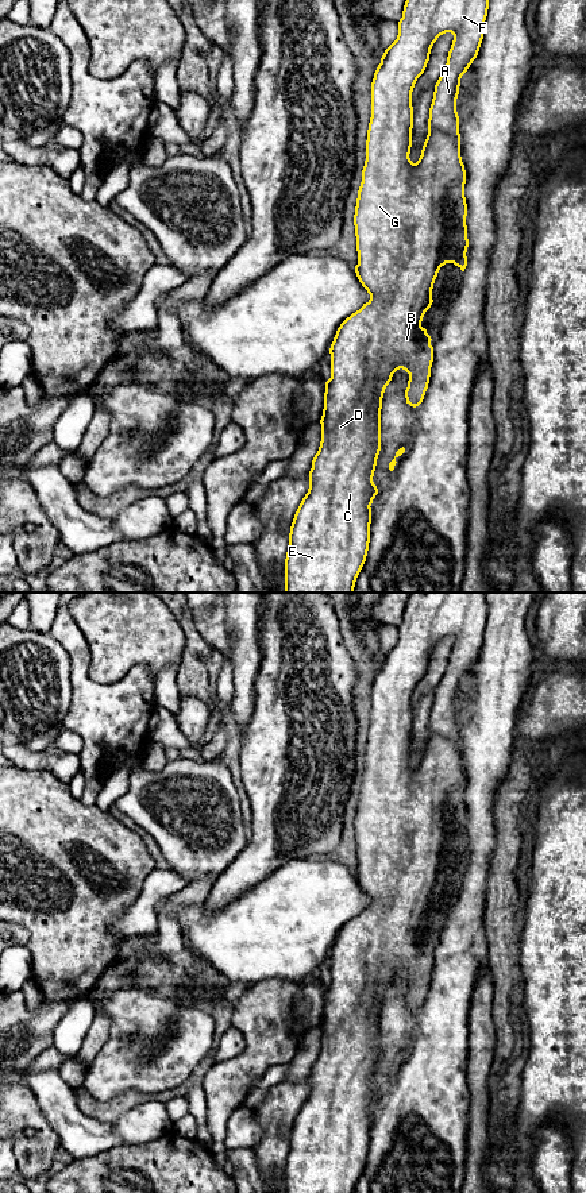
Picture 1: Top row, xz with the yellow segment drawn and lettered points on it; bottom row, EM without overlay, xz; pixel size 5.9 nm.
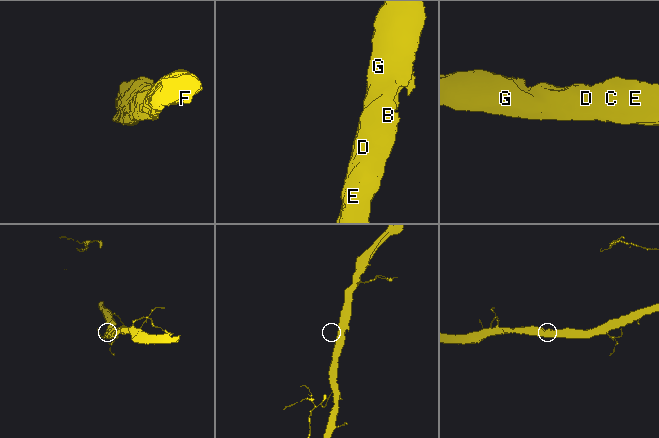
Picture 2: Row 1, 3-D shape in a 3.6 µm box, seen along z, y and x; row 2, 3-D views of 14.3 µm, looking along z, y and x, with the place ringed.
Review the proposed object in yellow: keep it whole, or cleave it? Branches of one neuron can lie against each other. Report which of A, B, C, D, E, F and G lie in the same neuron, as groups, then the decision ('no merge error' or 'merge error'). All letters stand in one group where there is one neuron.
A B C D E F G | no merge error

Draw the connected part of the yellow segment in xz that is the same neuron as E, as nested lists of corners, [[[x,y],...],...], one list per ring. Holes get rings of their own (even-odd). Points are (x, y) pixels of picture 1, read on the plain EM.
[[[410,592],[406,606],[402,615],[402,622],[398,626],[398,640],[397,644],[385,655],[381,668],[378,669],[374,683],[371,687],[371,722],[367,734],[366,745],[366,765],[362,775],[362,787],[358,795],[354,830],[356,841],[356,856],[358,856],[358,869],[355,870],[355,877],[362,888],[362,891],[370,899],[370,904],[363,908],[363,911],[347,922],[336,935],[334,946],[329,953],[331,958],[331,982],[325,987],[324,997],[324,1014],[320,1024],[321,1028],[321,1046],[317,1058],[312,1065],[312,1073],[309,1076],[309,1093],[305,1101],[302,1103],[289,1138],[289,1153],[285,1163],[285,1193],[354,1193],[356,1182],[366,1166],[369,1147],[370,1147],[370,1128],[371,1128],[371,1108],[378,1093],[373,1086],[377,1063],[381,1055],[381,1014],[382,1003],[386,991],[392,985],[393,978],[402,973],[409,978],[408,992],[405,995],[406,1008],[416,1012],[419,1011],[425,1000],[428,993],[431,972],[433,966],[433,951],[431,950],[431,941],[427,938],[427,934],[421,931],[423,922],[425,916],[431,912],[432,893],[437,877],[442,870],[446,868],[454,868],[462,876],[467,870],[467,808],[464,802],[464,788],[466,788],[466,775],[460,761],[460,738],[459,738],[459,721],[456,717],[456,703],[459,699],[460,683],[467,676],[473,665],[477,663],[485,637],[485,625],[489,614],[489,603],[486,599],[486,592]],[[446,637],[454,640],[451,653],[448,656],[446,672],[439,682],[432,709],[429,713],[428,723],[428,740],[424,746],[421,760],[416,768],[409,762],[412,752],[412,733],[413,733],[413,711],[412,711],[412,696],[417,683],[424,677],[427,668],[429,665],[429,659],[433,648],[437,642]]]

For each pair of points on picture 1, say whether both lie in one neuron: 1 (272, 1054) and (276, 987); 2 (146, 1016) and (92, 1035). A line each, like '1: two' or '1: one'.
1: one
2: two

